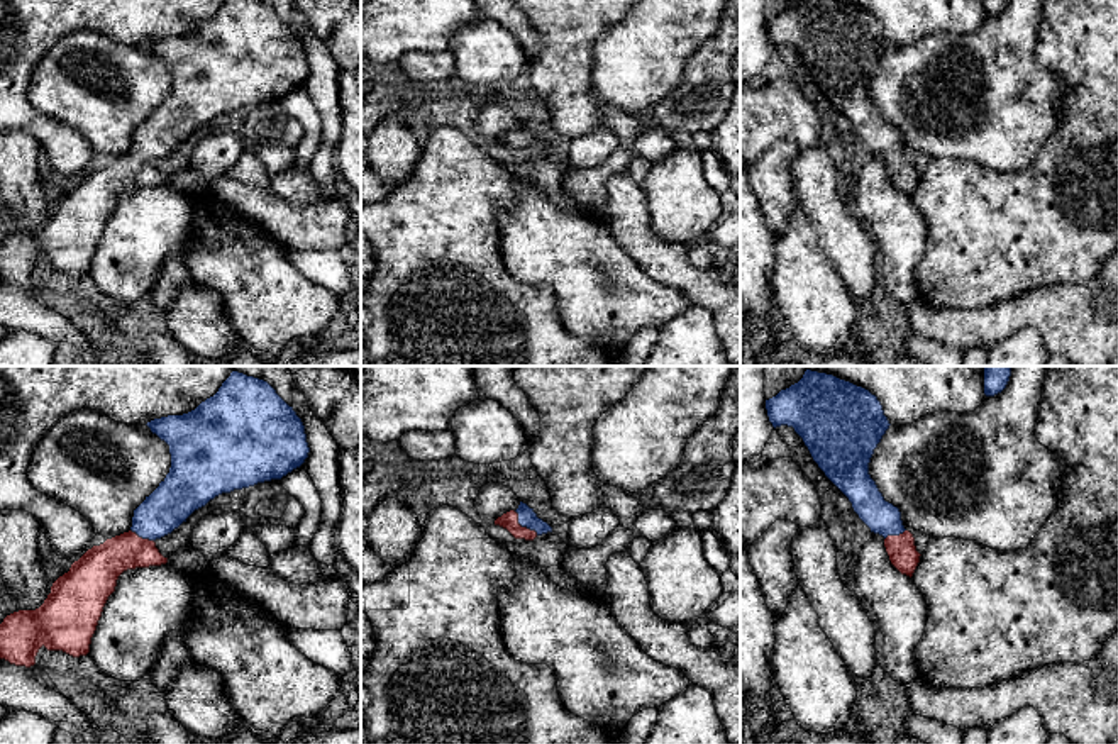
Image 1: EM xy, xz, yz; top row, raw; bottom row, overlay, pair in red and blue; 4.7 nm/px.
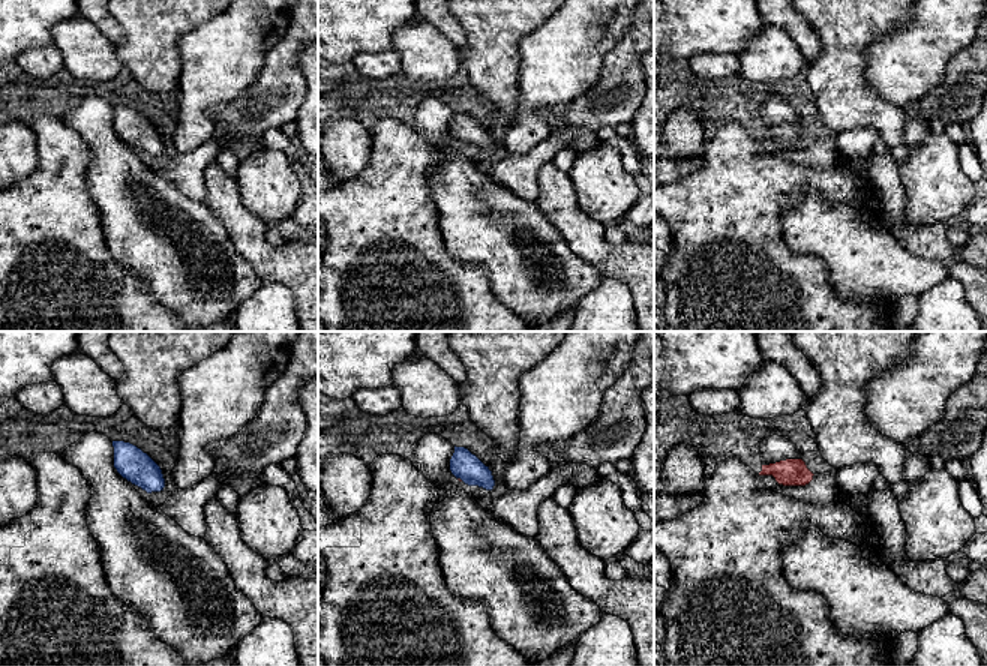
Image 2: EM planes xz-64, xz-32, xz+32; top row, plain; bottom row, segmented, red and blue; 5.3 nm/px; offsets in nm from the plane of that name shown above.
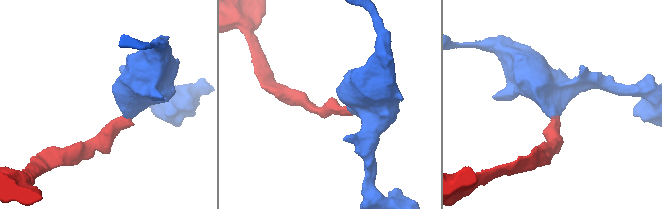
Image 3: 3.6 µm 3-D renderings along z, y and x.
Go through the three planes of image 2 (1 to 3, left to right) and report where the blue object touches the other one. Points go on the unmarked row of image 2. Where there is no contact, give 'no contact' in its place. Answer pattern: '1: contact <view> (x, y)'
1: no contact
2: contact xz-32 (459, 143)
3: no contact

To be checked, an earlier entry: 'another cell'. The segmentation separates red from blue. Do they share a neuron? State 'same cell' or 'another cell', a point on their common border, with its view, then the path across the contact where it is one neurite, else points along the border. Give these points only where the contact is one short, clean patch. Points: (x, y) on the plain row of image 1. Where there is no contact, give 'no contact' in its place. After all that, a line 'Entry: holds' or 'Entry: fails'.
same cell | xz (520, 146) | across xz (509, 141), (520, 146), (527, 138)
Entry: fails

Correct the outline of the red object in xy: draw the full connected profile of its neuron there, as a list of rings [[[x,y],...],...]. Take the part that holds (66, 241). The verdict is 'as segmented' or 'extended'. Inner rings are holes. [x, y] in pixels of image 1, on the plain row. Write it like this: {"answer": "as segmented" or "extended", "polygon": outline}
{"answer": "extended", "polygon": [[[225,0],[219,12],[183,36],[168,36],[146,44],[169,66],[171,88],[159,107],[134,130],[129,153],[88,169],[59,197],[44,224],[36,230],[19,230],[0,244],[0,280],[30,288],[44,266],[73,278],[90,273],[103,227],[127,190],[168,183],[156,159],[178,149],[198,129],[222,114],[281,100],[308,78],[305,46],[276,10],[264,0]]]}

